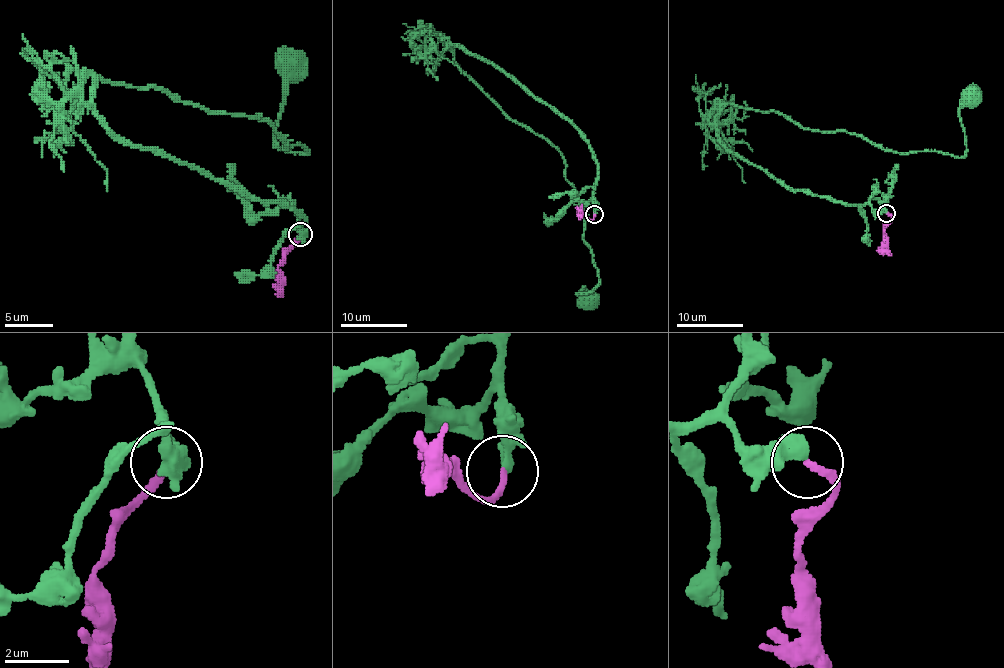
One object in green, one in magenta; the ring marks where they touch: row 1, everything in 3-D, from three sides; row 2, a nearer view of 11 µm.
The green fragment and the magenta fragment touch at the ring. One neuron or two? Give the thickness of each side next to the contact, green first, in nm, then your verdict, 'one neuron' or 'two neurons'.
400 nm thick on the green side, 200 nm on the other; one neuron

